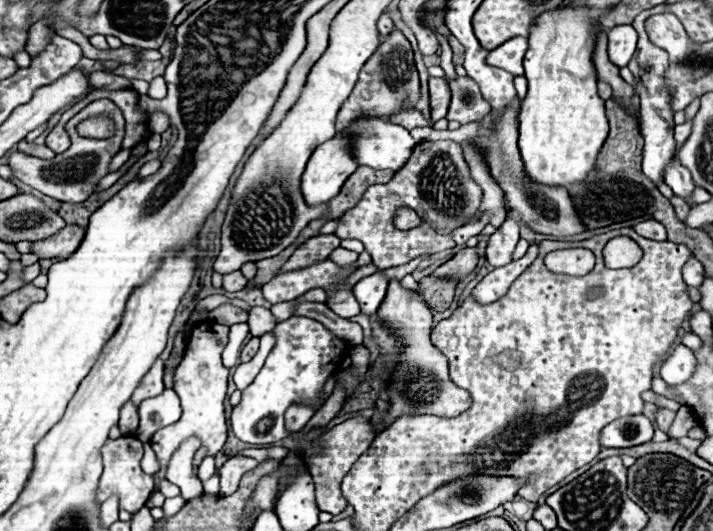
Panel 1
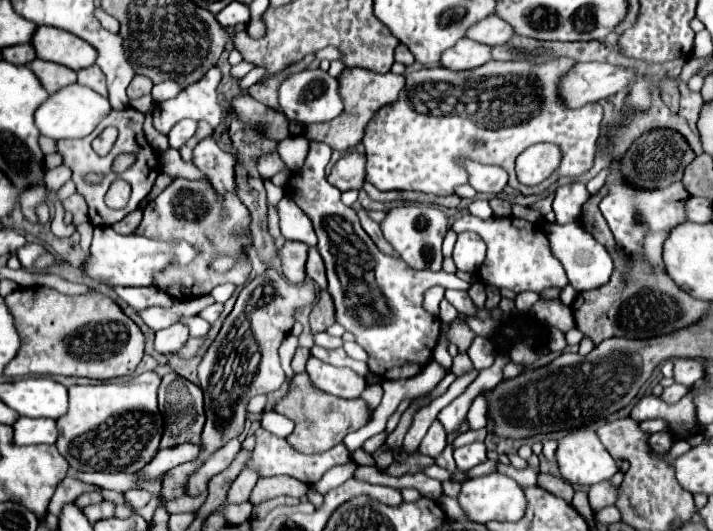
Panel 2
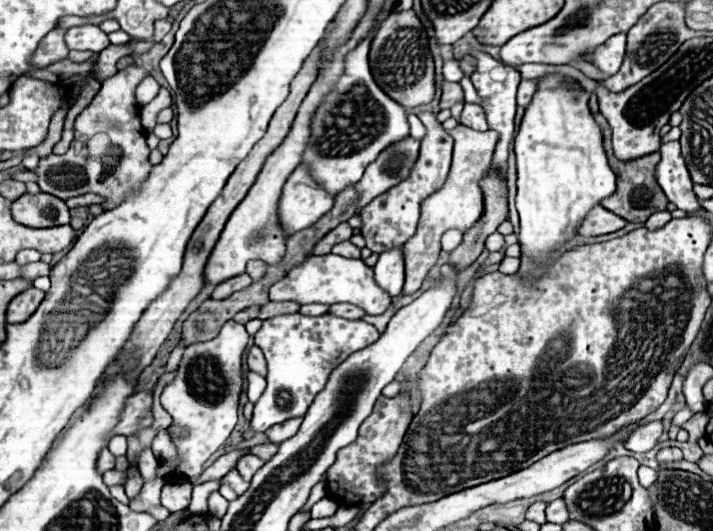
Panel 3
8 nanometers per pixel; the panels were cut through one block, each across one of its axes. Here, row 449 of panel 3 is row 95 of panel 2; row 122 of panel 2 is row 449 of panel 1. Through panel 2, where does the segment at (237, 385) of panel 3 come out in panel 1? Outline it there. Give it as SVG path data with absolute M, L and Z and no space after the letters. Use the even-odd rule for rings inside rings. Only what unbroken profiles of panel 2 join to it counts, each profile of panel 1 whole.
M202 322L190 334L184 360L174 372L174 392L180 396L180 402L182 402L182 418L170 426L160 428L156 432L156 440L152 438L150 442L160 460L160 472L154 474L156 490L158 490L158 484L166 478L164 476L166 464L182 440L190 436L198 436L212 454L218 452L226 440L228 426L224 418L224 398L226 398L226 388L228 388L228 370L222 366L222 350L226 342L228 342L228 326L222 326L222 324Z

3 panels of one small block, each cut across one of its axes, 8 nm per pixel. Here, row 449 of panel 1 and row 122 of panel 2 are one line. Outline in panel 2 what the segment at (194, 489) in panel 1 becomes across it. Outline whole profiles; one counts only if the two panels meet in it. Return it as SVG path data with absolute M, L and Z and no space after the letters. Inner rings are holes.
M182 120L180 124L174 126L174 130L168 134L168 140L170 140L170 146L174 146L176 150L188 140L194 136L198 124L194 124L194 120Z

